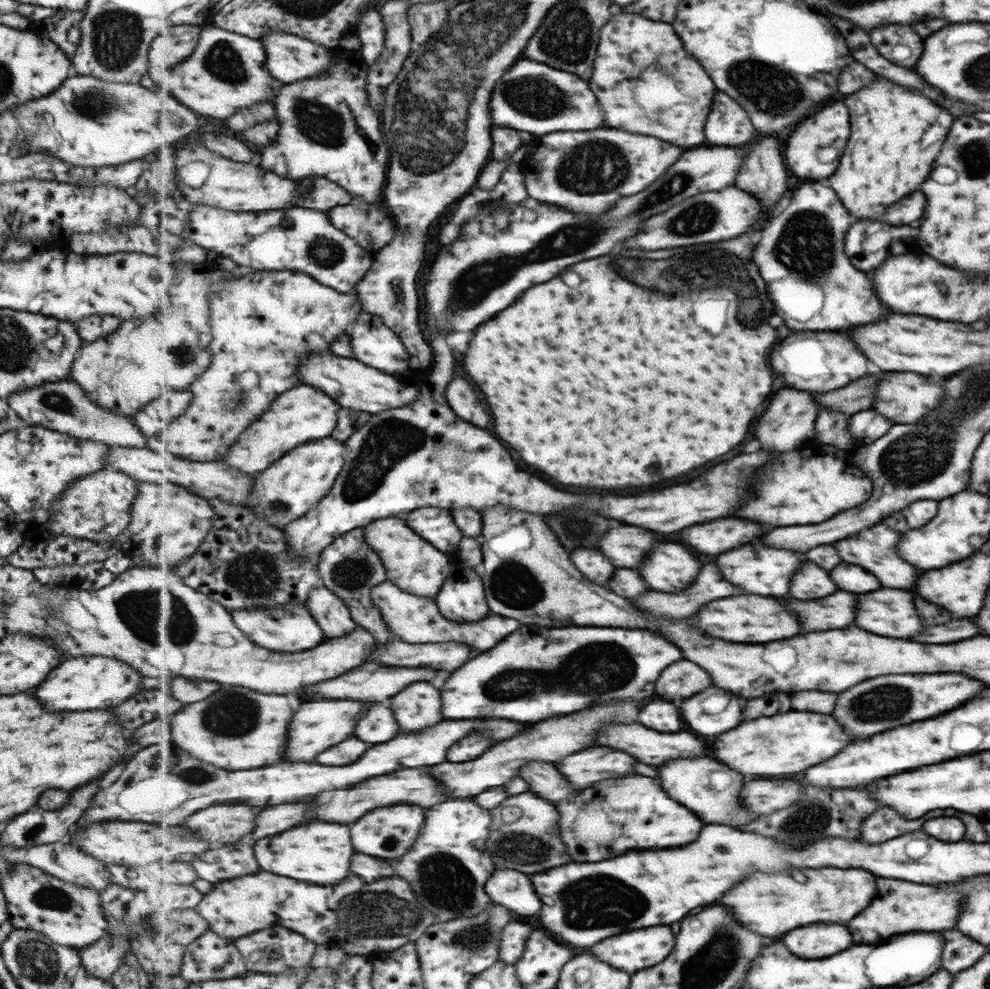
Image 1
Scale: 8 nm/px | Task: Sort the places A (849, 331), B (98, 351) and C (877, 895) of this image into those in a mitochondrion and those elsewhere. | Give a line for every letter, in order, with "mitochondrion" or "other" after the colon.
A: other
B: other
C: other

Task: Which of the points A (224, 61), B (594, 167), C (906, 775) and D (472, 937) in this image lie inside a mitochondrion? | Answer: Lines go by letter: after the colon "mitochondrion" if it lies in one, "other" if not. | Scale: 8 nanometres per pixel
A: mitochondrion
B: mitochondrion
C: other
D: mitochondrion

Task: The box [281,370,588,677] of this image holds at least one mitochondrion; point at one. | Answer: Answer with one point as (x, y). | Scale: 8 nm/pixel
(384, 447)

